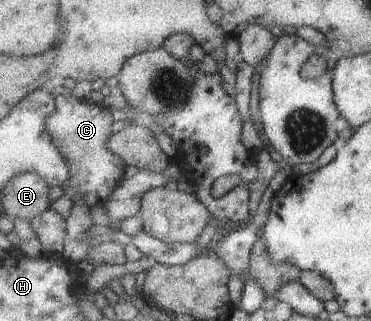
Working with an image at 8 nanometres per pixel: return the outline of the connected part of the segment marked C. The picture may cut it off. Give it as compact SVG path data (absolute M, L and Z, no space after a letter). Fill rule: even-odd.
M60 86L52 90L56 97L56 113L48 117L48 133L52 141L65 157L71 160L71 178L62 186L63 196L70 197L72 202L82 199L86 205L106 206L112 193L121 185L126 164L120 155L115 155L109 149L112 133L113 113L105 106L93 101L82 102L70 89Z

